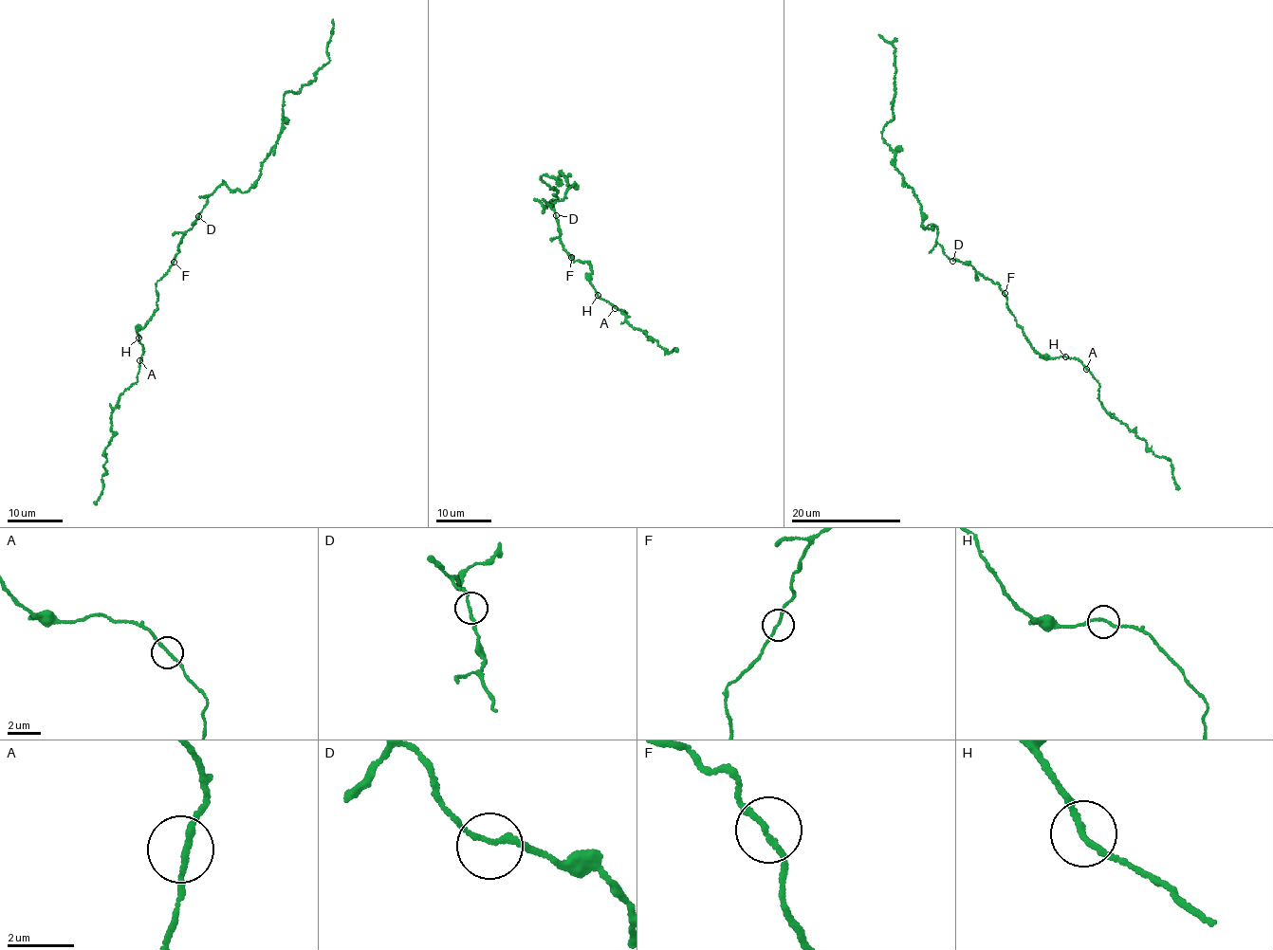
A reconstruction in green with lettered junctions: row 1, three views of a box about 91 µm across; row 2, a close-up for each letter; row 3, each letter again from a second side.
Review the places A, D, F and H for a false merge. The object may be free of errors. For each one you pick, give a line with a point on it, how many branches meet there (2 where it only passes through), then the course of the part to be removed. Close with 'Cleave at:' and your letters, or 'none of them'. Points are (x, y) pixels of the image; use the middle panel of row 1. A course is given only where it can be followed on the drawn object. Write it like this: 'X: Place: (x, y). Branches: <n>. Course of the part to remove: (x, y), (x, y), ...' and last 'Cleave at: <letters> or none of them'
Cleave at: none of them

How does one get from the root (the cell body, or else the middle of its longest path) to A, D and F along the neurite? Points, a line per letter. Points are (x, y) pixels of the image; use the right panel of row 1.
A: (979, 274), (998, 284), (1016, 326), (1041, 356), (1074, 357), (1086, 369)
D: (979, 274), (972, 266), (952, 261)
F: (979, 274), (999, 284), (1005, 293)

